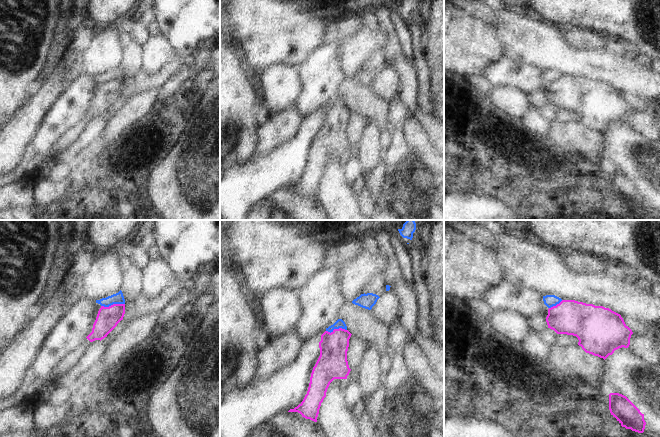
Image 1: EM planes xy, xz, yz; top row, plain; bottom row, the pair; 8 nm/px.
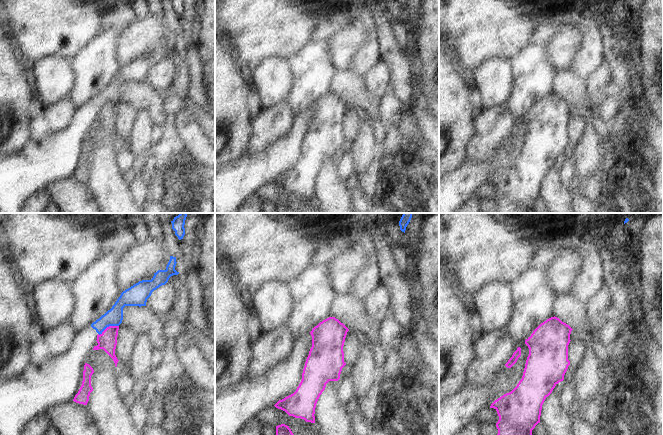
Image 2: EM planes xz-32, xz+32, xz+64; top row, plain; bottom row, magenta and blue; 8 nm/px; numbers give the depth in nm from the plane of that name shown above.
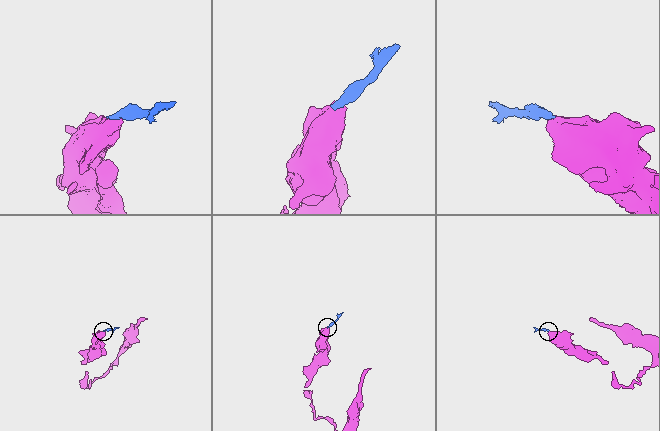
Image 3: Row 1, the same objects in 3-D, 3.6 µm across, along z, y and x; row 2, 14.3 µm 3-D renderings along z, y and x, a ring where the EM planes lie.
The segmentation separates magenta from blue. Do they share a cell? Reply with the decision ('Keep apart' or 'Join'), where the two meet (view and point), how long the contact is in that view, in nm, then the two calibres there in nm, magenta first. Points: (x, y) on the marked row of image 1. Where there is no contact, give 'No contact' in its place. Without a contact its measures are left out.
Keep apart. Touches magenta at xy (113, 304). Shared border 190 nm. Thickness 180 nm (magenta) against 90 nm

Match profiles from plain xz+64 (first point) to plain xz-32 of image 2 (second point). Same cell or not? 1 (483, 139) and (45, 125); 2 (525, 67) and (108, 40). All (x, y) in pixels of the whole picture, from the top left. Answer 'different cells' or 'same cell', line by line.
1: same cell
2: same cell

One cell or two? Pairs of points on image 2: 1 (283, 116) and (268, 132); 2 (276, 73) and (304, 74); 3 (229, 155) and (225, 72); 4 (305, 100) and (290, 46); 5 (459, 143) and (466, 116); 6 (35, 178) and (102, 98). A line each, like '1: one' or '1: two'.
1: one
2: two
3: one
4: two
5: one
6: one

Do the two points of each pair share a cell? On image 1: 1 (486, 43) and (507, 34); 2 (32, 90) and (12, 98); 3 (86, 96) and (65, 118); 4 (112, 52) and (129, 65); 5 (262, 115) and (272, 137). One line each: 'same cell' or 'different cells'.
1: different cells
2: same cell
3: same cell
4: different cells
5: different cells

